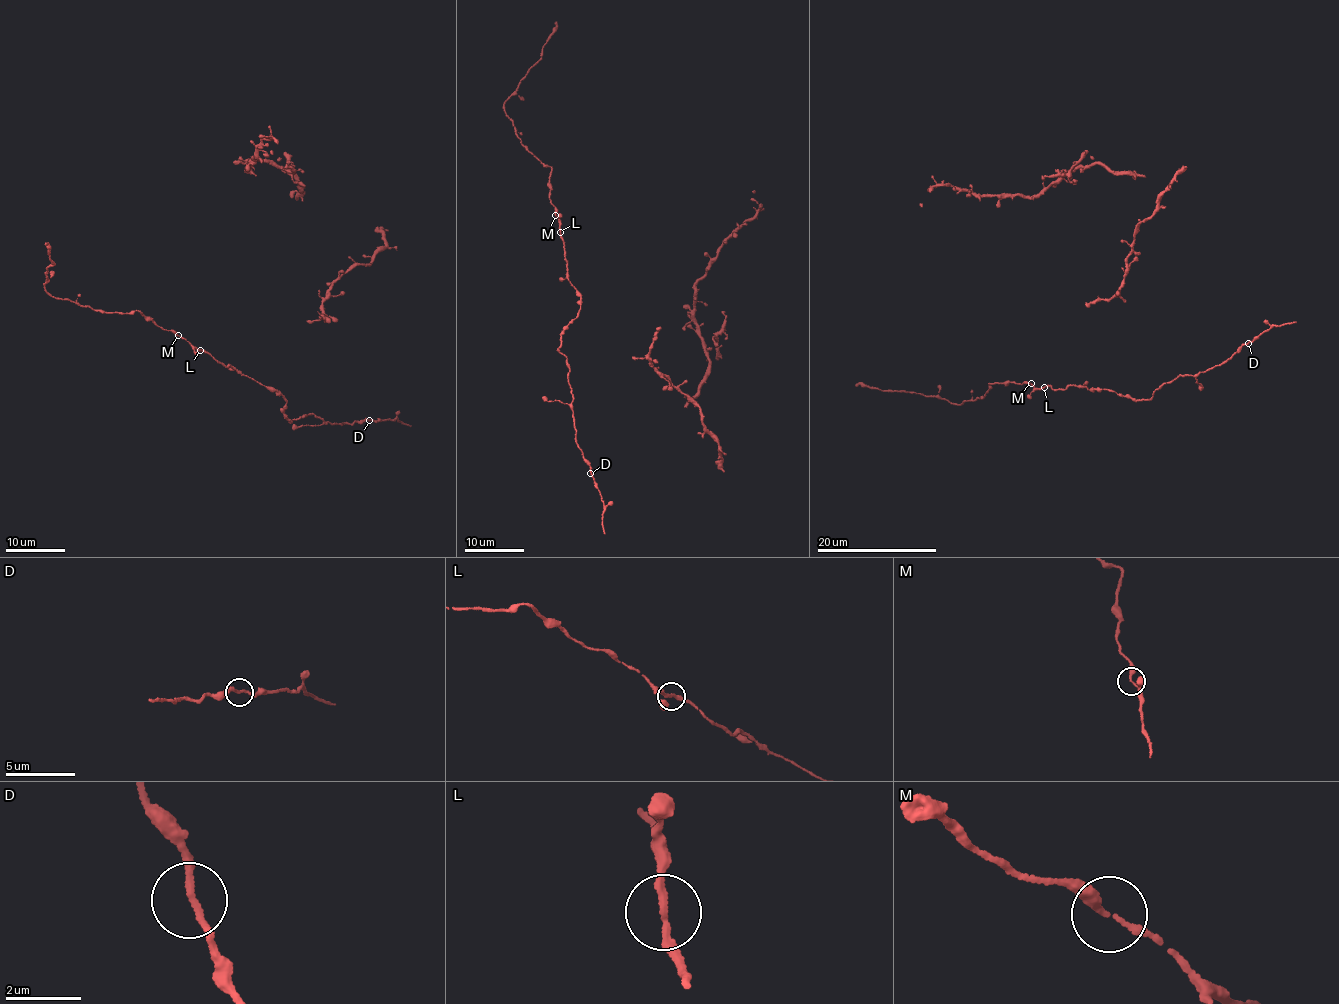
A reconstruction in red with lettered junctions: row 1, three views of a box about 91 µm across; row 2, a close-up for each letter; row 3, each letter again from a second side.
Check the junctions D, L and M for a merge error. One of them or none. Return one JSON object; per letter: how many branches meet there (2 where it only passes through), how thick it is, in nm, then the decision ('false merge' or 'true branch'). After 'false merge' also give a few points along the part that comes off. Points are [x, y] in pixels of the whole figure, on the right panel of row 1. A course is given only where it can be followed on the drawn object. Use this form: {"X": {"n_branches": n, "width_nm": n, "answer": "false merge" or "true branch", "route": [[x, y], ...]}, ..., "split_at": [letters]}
{"D": {"n_branches": 2, "width_nm": 170, "answer": "true branch"}, "L": {"n_branches": 2, "width_nm": 200, "answer": "true branch"}, "M": {"n_branches": 2, "width_nm": 180, "answer": "true branch"}, "split_at": []}

